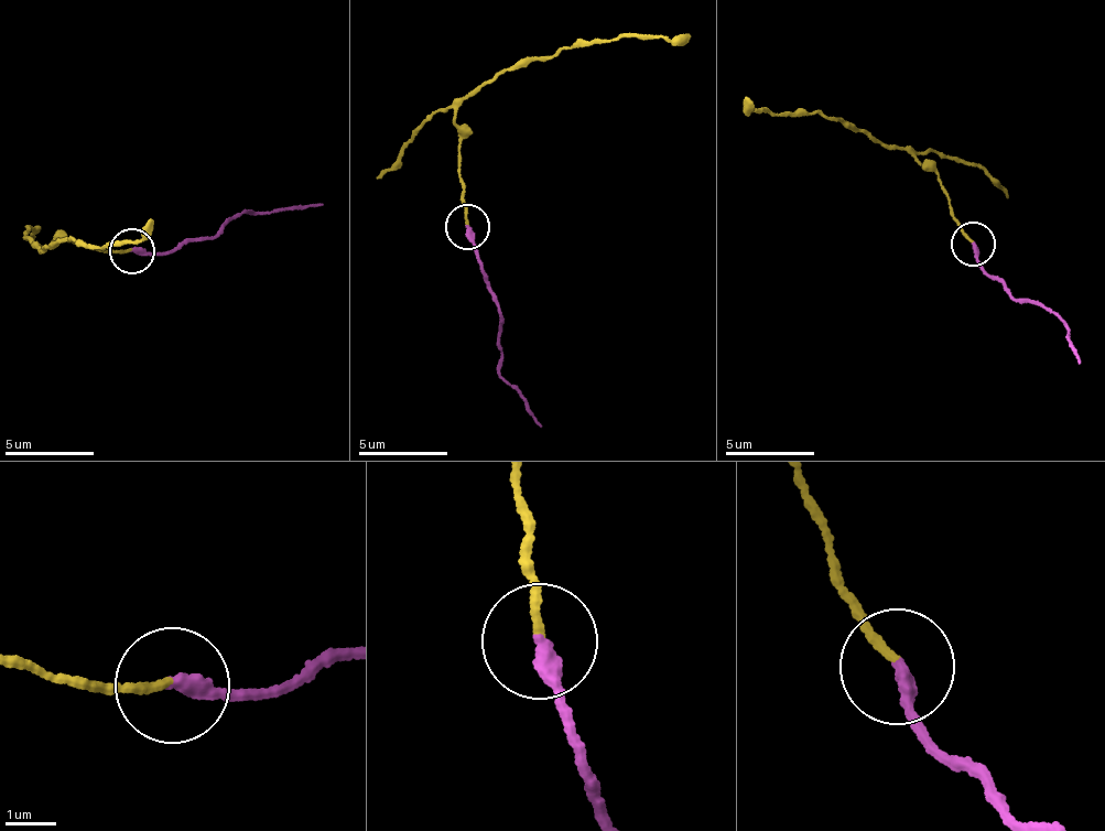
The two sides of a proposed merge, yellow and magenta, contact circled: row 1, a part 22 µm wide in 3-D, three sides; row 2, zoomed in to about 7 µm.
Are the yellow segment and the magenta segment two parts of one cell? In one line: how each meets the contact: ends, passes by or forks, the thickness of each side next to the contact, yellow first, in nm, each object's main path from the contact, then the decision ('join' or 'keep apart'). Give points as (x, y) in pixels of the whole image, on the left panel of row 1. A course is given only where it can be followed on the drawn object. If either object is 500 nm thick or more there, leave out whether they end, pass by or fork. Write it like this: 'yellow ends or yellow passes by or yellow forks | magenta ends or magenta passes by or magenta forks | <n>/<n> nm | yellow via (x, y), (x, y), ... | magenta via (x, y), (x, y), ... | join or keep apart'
yellow ends | magenta ends | 150/320 nm | yellow via (130, 250), (106, 255), (64, 236), (38, 250), (72, 238), (103, 247), (136, 237), (152, 219) | magenta via (130, 250), (158, 252), (218, 234), (250, 211), (324, 206) | keep apart

